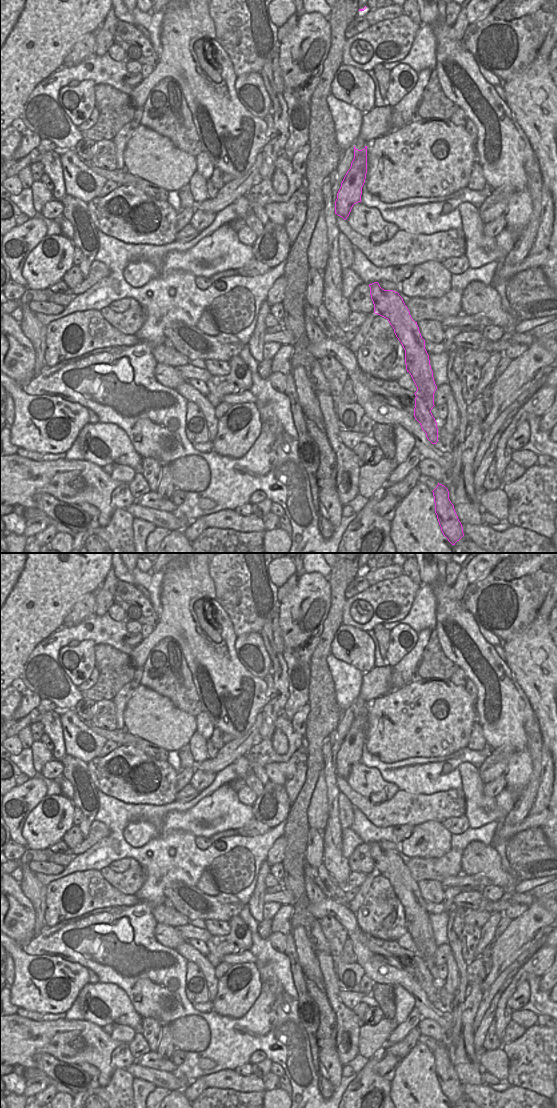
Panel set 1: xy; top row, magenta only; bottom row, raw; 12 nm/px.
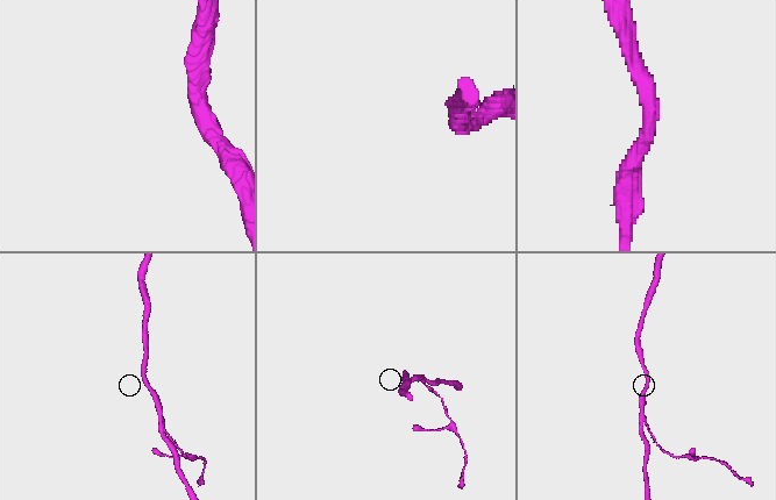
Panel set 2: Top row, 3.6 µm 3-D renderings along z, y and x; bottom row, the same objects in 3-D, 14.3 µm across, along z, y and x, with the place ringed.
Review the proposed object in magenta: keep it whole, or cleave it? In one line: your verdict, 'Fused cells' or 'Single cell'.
Fused cells

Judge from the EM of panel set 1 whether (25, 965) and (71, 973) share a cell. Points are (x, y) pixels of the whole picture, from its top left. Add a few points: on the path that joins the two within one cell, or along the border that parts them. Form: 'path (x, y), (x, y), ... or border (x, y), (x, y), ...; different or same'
path (36, 973), (60, 973); same

